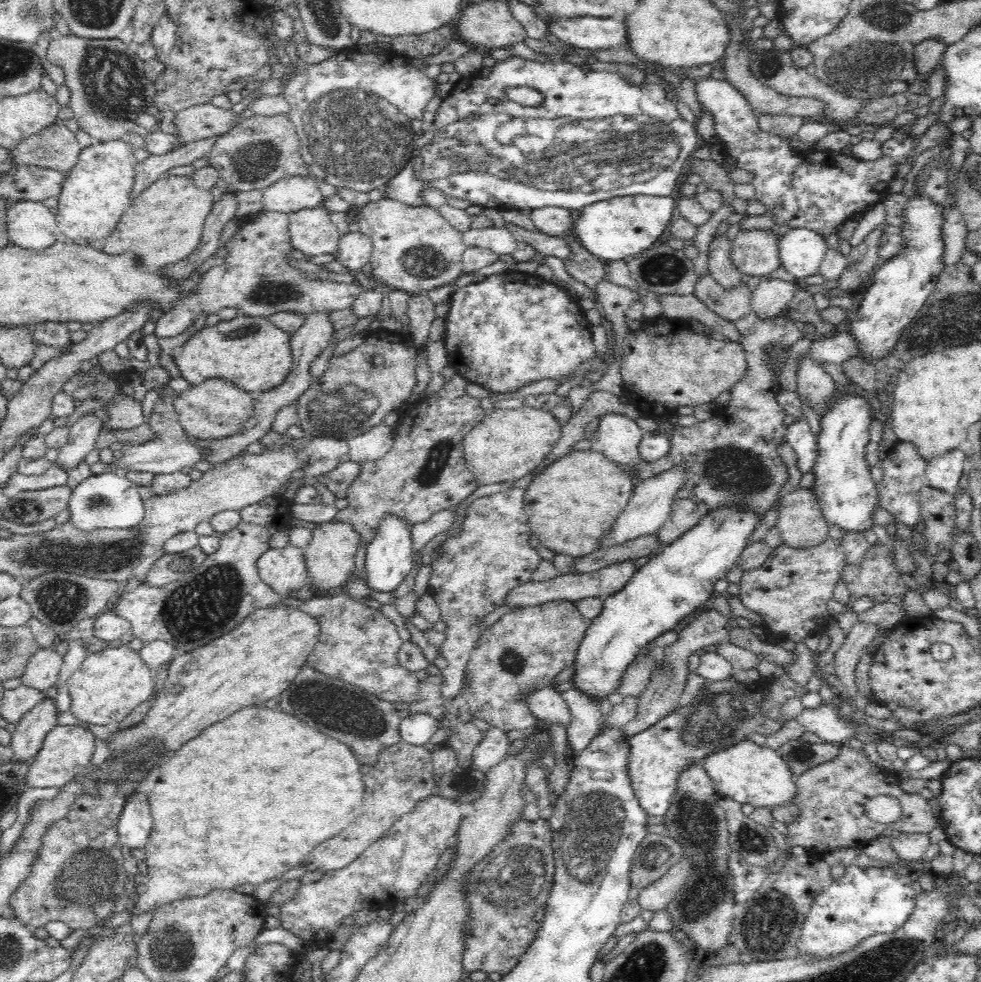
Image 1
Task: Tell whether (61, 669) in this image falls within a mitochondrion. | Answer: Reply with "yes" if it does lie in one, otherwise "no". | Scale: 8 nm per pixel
no

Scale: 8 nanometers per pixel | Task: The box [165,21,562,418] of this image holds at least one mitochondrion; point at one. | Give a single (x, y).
(354, 131)

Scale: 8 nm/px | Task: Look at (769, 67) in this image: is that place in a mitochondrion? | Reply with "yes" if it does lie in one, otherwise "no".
yes

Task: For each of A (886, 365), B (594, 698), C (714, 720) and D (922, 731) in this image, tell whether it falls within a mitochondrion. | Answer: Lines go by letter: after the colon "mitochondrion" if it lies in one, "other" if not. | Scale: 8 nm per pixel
A: other
B: other
C: mitochondrion
D: other

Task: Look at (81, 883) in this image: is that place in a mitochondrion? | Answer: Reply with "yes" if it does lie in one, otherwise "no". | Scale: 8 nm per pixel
yes

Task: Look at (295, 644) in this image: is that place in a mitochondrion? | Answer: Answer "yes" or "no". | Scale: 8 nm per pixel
no

